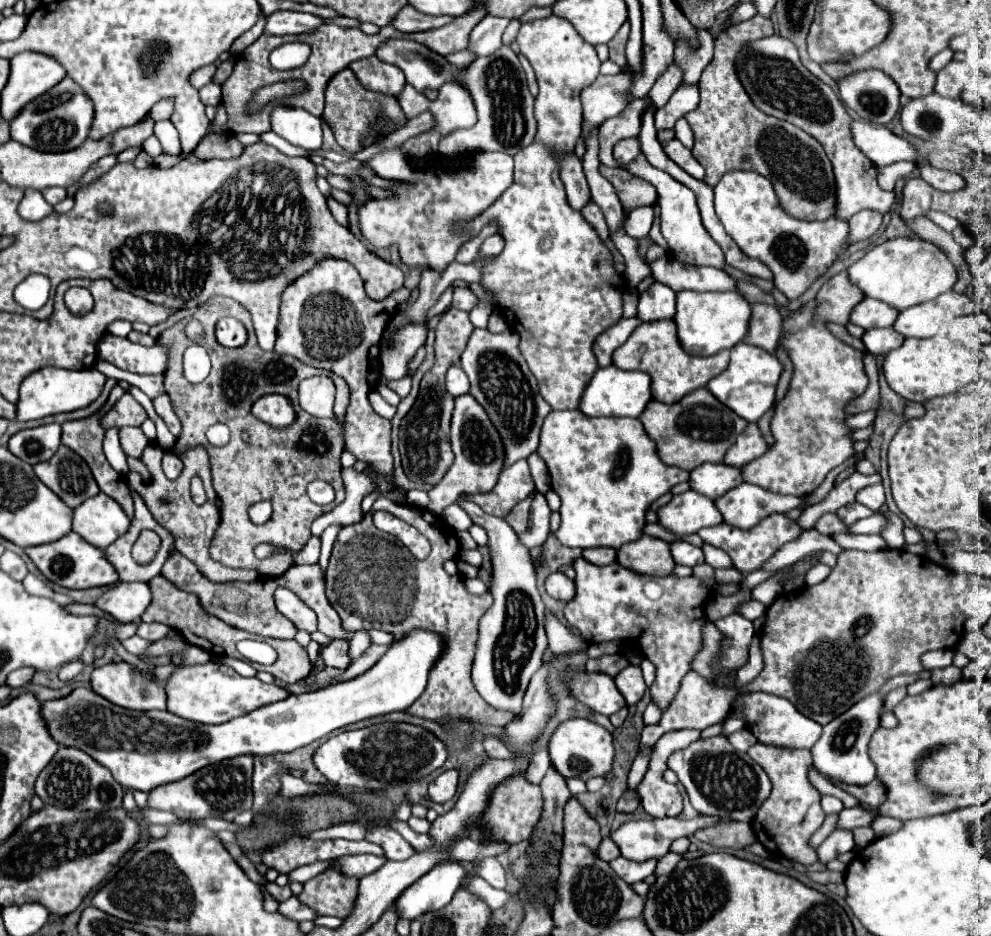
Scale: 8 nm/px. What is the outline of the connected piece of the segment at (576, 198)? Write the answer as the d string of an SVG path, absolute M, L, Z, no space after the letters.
M570 154L562 160L562 170L560 170L560 178L566 186L566 196L568 196L568 204L572 210L582 210L588 202L590 202L590 190L582 172L582 162Z

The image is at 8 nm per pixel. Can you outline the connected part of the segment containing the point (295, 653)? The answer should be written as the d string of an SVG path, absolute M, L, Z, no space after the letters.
M264 638L264 642L268 642L278 652L278 660L272 666L254 664L256 670L270 672L274 678L278 678L286 684L296 684L296 682L304 680L310 674L312 664L308 660L308 654L298 646L296 640Z

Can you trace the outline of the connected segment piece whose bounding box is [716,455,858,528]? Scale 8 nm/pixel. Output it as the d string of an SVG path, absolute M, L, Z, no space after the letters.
M855 455L842 465L834 468L834 470L828 473L824 482L812 494L805 498L780 496L780 494L768 492L768 490L764 490L764 488L760 488L760 486L754 486L754 484L746 484L746 482L742 482L740 486L736 486L736 488L732 488L730 492L726 492L724 496L720 496L720 498L716 500L716 508L720 510L720 514L722 514L722 518L724 518L724 524L732 524L732 526L736 526L736 528L752 528L752 526L756 526L760 520L764 520L766 516L770 516L770 514L774 514L774 512L786 512L786 510L792 510L792 508L811 506L821 502L834 487L834 482L837 476L857 462L858 460Z

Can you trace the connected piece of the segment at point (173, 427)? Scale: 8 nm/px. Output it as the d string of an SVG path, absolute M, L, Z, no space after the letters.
M162 396L162 398L158 398L156 402L154 402L154 408L156 408L156 412L158 412L158 416L166 422L166 426L170 428L170 432L176 436L176 434L180 434L180 422L178 422L178 418L176 418L176 414L172 412L172 406L170 406L170 400L166 398L166 396Z

